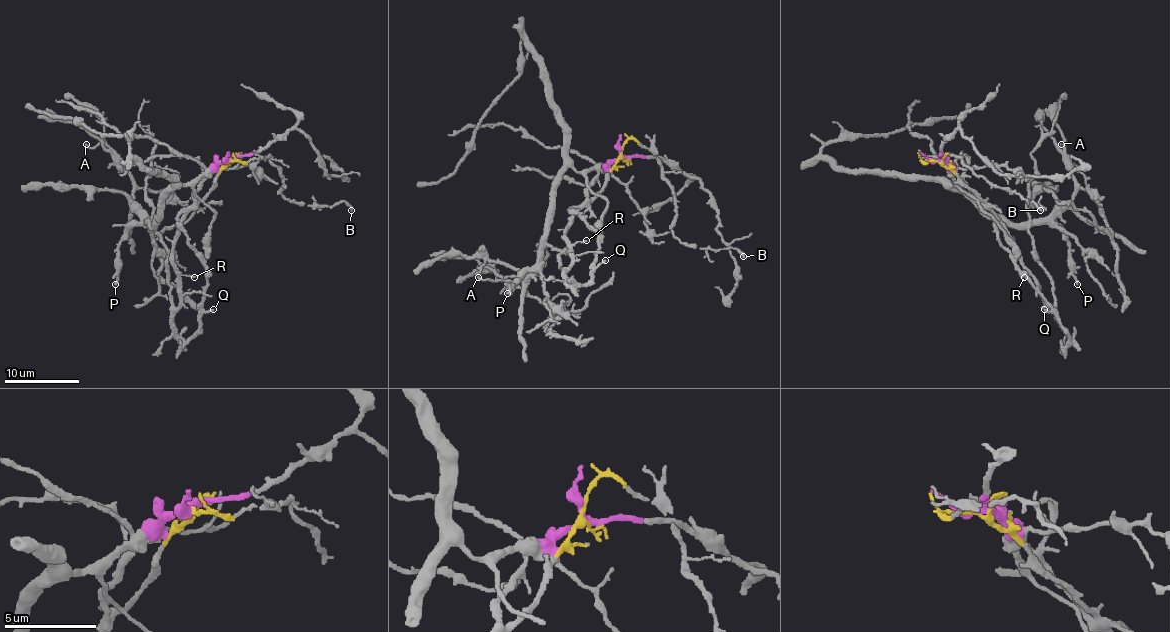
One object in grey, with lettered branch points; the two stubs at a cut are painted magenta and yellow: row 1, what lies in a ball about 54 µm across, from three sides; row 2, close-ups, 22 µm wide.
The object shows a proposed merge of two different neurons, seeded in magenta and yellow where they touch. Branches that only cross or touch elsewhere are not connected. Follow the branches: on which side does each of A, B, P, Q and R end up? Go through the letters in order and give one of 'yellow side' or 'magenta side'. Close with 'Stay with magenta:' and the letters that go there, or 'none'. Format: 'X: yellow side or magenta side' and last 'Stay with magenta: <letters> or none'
A: magenta side
B: yellow side
P: magenta side
Q: yellow side
R: yellow side
Stay with magenta: A, P

